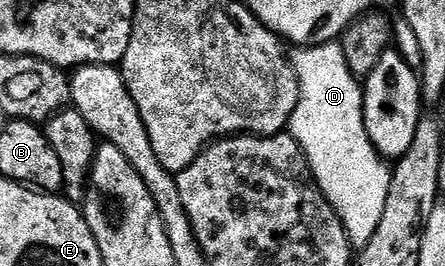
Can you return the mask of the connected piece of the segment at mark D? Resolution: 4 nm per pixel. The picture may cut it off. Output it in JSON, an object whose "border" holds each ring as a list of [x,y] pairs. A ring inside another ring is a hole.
{"border":[[[336,41],[323,43],[317,47],[296,47],[290,58],[292,68],[298,77],[300,96],[287,130],[304,151],[316,186],[338,213],[350,245],[354,249],[365,247],[370,237],[374,237],[378,221],[382,221],[382,209],[386,209],[386,193],[390,193],[392,172],[389,164],[380,158],[366,133],[361,80],[354,78],[350,73],[350,65],[346,65],[346,53]]]}

